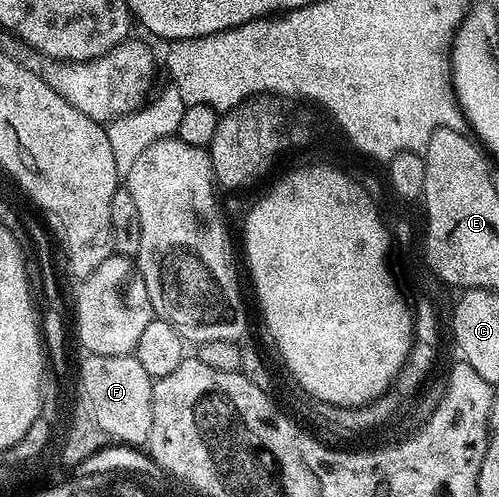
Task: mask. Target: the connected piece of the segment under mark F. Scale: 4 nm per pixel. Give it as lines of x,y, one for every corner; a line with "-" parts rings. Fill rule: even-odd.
85,353
80,358
82,370
83,391
87,396
89,408
93,408
94,416
99,427
117,433
114,438
121,445
141,447
146,444
151,428
151,407
154,378
143,371
143,363
139,363
136,355
99,355
98,353

